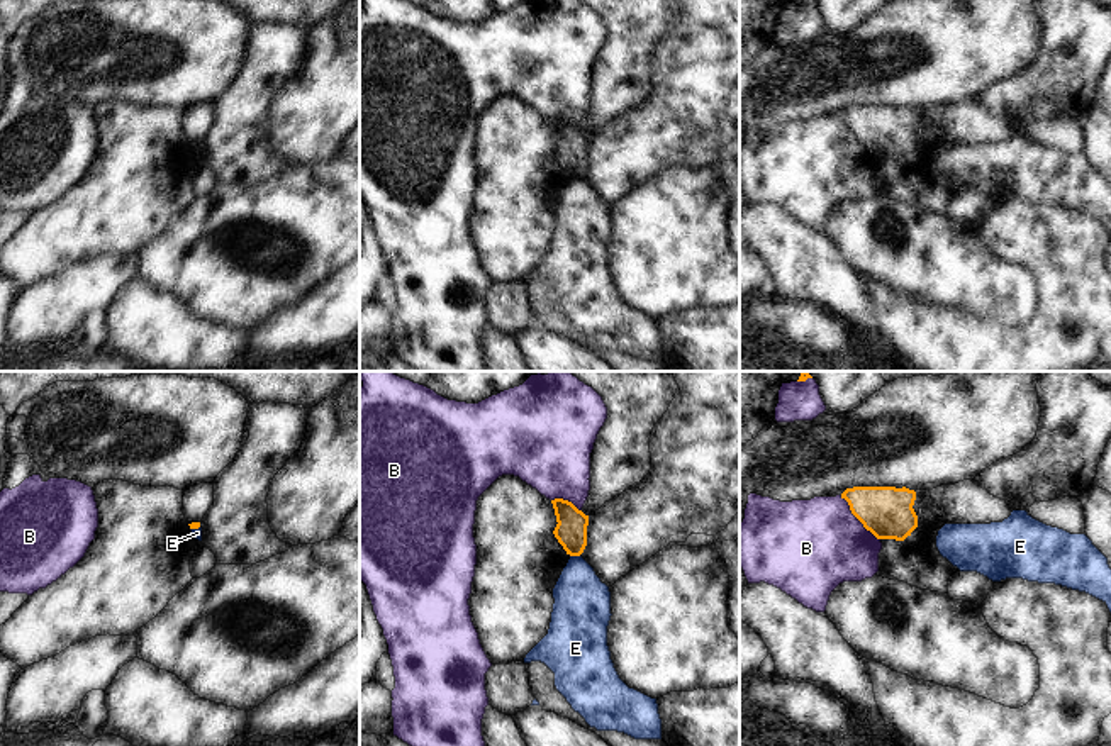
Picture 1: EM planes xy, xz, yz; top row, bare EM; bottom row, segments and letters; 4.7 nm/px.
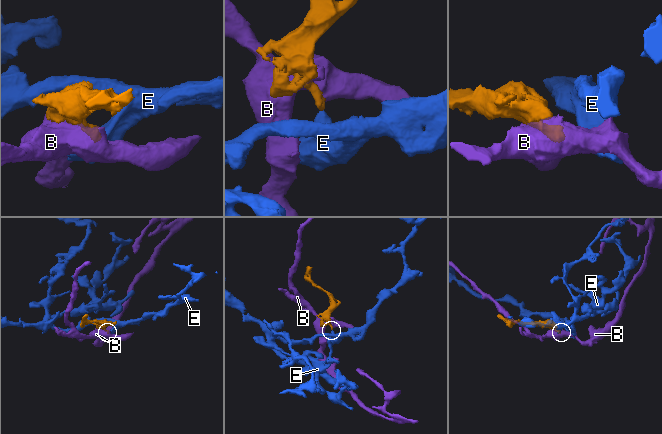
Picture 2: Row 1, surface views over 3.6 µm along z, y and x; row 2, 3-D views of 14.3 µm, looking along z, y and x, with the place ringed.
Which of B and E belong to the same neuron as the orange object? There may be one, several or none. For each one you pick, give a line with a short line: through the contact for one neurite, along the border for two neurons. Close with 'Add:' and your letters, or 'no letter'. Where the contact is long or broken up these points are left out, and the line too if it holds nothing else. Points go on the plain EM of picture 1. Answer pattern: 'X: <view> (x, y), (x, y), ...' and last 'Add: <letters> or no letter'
Add: no letter

